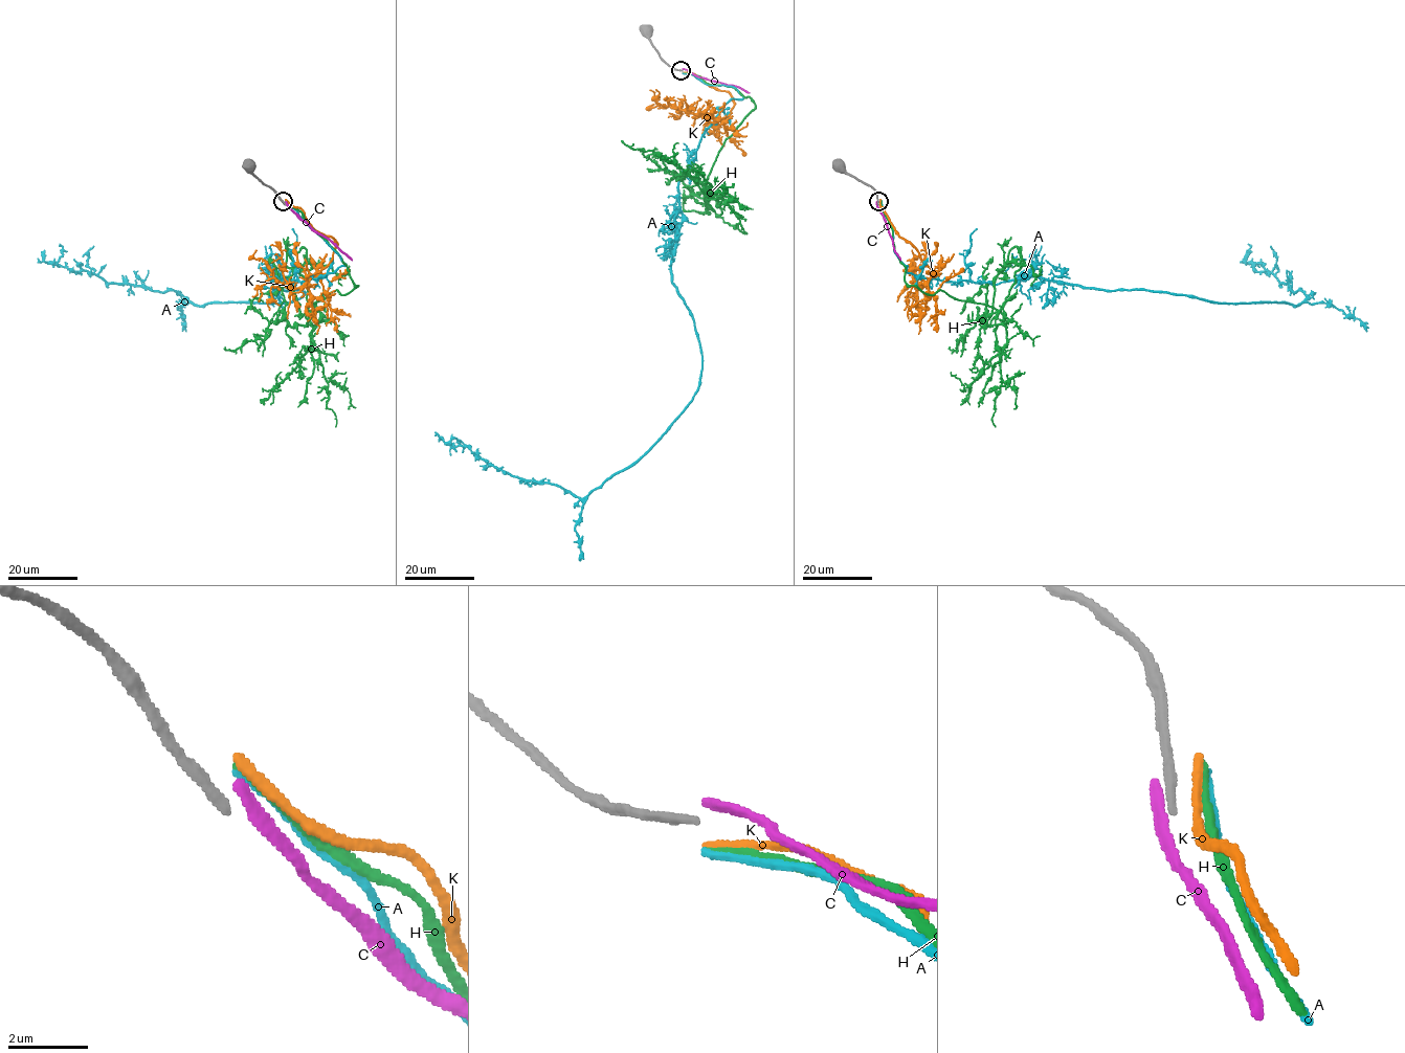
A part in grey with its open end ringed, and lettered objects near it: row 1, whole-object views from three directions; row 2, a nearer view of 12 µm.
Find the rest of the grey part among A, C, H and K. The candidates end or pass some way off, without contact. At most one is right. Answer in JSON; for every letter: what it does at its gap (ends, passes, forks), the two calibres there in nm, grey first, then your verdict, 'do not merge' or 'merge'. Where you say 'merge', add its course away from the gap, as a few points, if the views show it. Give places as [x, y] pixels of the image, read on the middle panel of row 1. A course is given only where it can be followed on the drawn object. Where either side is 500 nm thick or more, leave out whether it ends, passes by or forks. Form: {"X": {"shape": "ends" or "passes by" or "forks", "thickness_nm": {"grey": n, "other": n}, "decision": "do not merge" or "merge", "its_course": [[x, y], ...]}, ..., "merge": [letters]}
{"A": {"shape": "ends", "thickness_nm": {"grey": 320, "other": 170}, "decision": "do not merge"}, "C": {"shape": "ends", "thickness_nm": {"grey": 320, "other": 260}, "decision": "do not merge"}, "H": {"shape": "ends", "thickness_nm": {"grey": 320, "other": 200}, "decision": "merge", "its_course": [[682, 73], [732, 86], [756, 107], [725, 141], [705, 188], [687, 186], [693, 198], [746, 233]]}, "K": {"shape": "ends", "thickness_nm": {"grey": 320, "other": 280}, "decision": "do not merge"}, "merge": ["H"]}

